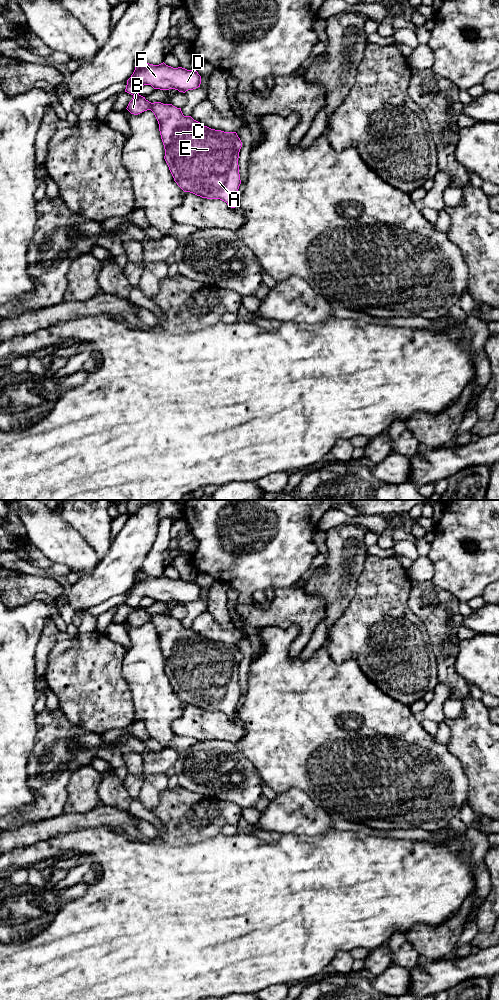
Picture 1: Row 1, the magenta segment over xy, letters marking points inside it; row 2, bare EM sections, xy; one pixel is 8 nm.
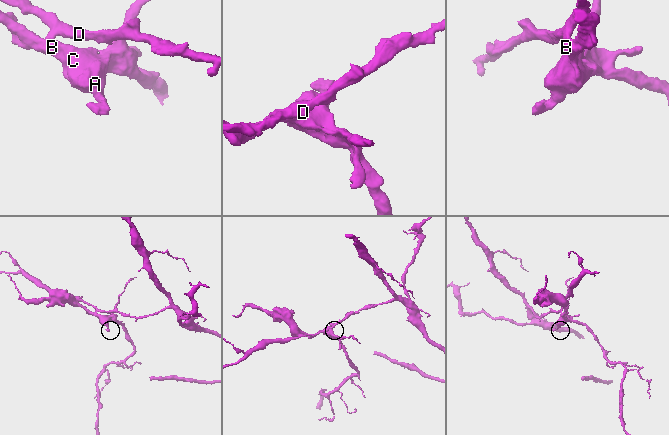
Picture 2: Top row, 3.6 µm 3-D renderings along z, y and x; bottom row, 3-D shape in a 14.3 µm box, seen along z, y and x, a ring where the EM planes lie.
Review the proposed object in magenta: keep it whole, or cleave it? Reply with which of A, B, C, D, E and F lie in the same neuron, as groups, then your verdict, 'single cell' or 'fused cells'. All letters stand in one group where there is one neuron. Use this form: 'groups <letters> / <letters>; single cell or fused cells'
groups A B C E / D F; fused cells

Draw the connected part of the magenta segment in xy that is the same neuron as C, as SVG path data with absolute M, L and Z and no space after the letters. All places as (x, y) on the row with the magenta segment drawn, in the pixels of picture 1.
M139 94L133 96L126 109L134 115L147 110L154 113L165 149L164 159L174 181L184 192L207 199L220 199L231 208L236 207L241 184L238 158L242 147L236 132L211 129L191 116L184 116L181 108L161 102L151 103Z

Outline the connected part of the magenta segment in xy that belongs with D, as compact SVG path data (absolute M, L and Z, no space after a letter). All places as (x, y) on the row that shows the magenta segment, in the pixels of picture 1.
M142 55L137 61L135 70L127 80L125 92L135 96L144 85L151 85L154 89L175 89L185 93L200 87L201 76L195 70L182 67L173 68L164 62L159 65L143 61Z

